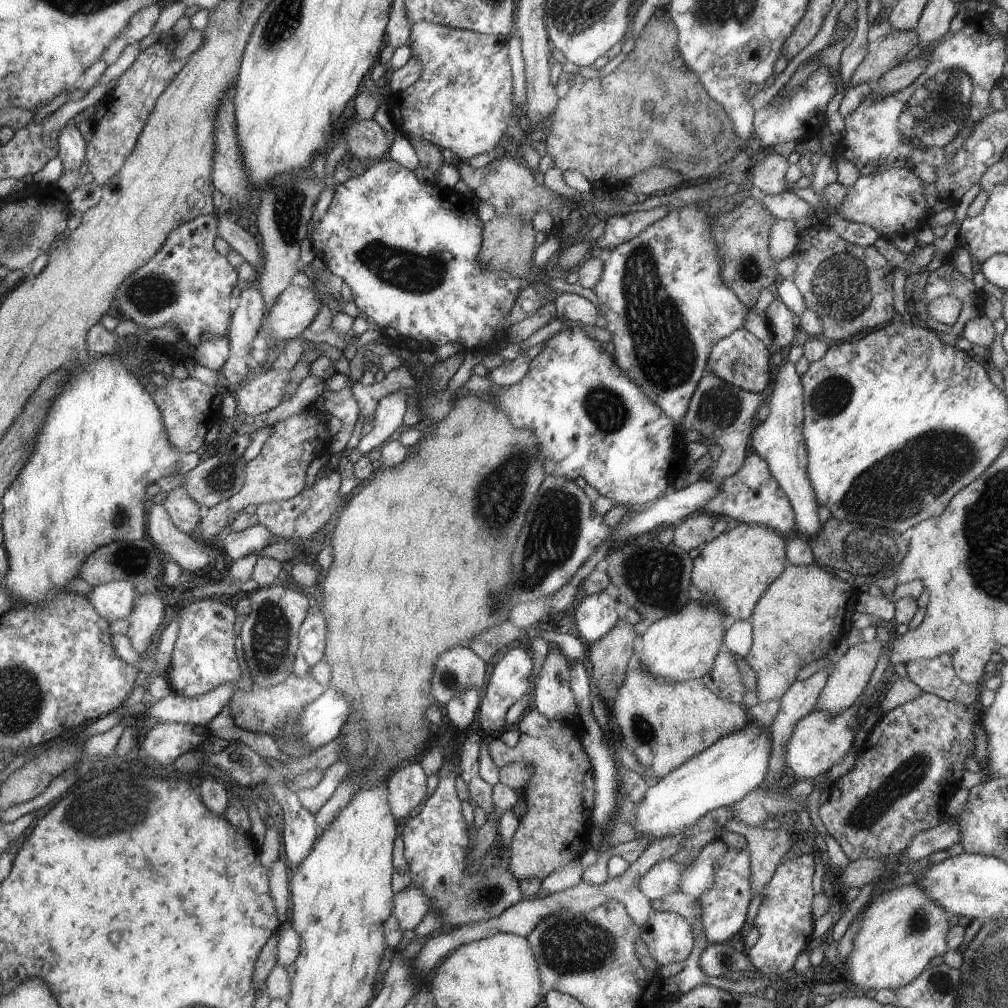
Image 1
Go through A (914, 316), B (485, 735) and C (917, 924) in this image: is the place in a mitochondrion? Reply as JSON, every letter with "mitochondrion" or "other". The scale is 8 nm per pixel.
{"A":"other","B":"other","C":"mitochondrion"}

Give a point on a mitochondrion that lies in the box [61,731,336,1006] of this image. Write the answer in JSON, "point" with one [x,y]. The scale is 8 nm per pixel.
{"point":[124,802]}

